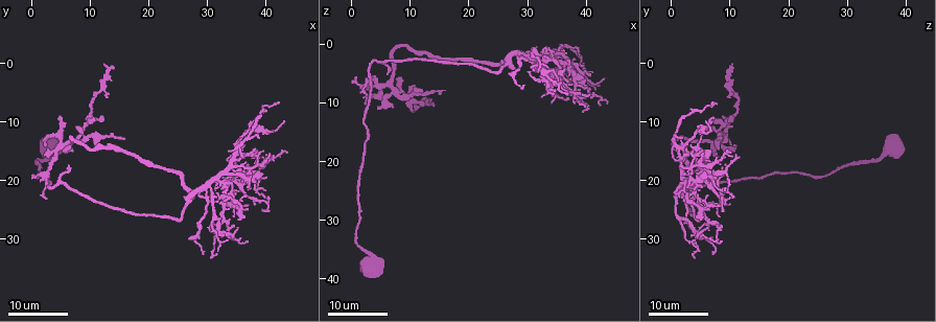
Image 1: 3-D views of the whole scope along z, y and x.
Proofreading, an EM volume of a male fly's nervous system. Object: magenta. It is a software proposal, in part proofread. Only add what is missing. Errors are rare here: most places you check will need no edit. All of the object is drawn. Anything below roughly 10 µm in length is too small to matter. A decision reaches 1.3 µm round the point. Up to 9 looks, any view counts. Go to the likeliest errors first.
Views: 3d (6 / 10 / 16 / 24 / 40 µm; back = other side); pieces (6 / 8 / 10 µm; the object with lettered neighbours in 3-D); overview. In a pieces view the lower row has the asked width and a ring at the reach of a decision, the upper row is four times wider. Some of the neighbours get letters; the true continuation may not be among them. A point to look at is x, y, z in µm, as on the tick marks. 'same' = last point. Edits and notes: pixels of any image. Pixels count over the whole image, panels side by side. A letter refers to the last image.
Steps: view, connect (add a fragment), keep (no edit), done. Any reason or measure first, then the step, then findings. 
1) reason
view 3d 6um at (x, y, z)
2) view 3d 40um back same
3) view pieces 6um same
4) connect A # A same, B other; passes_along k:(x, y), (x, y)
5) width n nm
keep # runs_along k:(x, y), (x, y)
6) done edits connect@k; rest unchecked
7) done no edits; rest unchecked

an open end
view 3d 24um at (42.0, 7.0, 7.0)

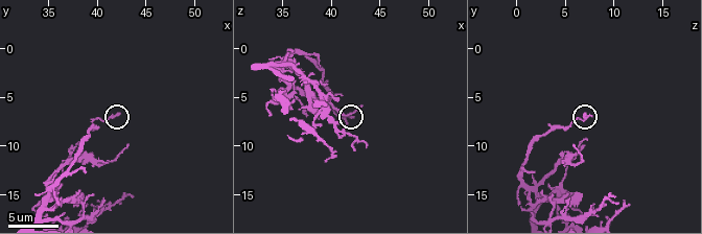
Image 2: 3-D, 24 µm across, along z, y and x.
view pieces 6um at (42.0, 6.8, 7.2)

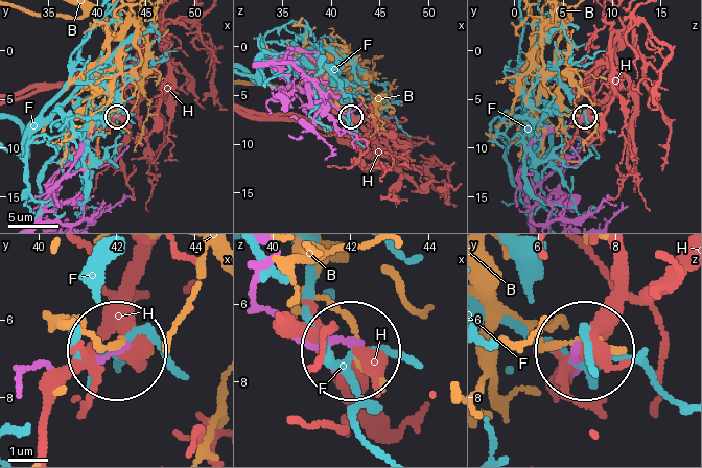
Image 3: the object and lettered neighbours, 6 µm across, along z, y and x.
keep # B other, F other, H other; none of them fits

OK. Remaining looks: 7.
thin end
view 3d 16um at (2.5, 23.0, 8.5)

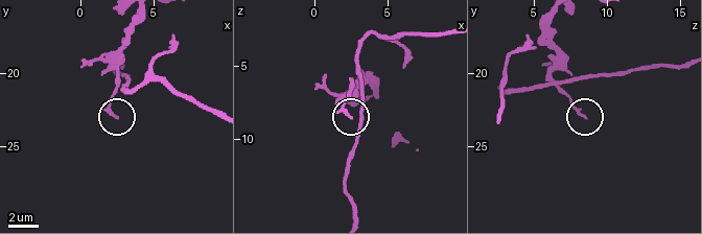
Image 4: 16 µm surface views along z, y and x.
view pieces 8um at (2.4, 23.0, 8.4)

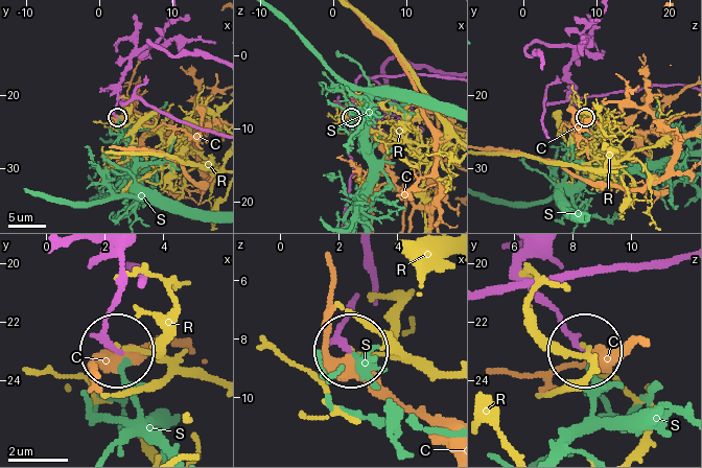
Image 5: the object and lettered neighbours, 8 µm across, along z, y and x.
keep # C other, R other, S other; runs_along 5:(126, 262), (143, 277), (109, 314), (111, 349); none of them fits

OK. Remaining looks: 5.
an open end
view 3d 16um at (6.0, 17.5, 4.5)

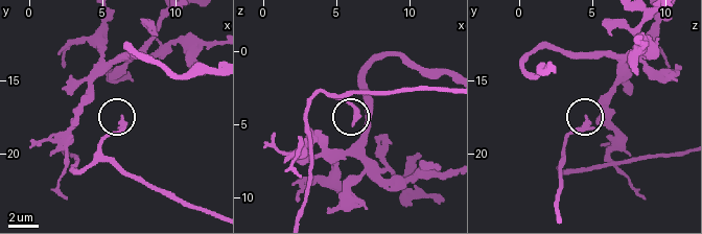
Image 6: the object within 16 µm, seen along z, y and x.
view pieces 10um at (6.4, 17.6, 4.8)

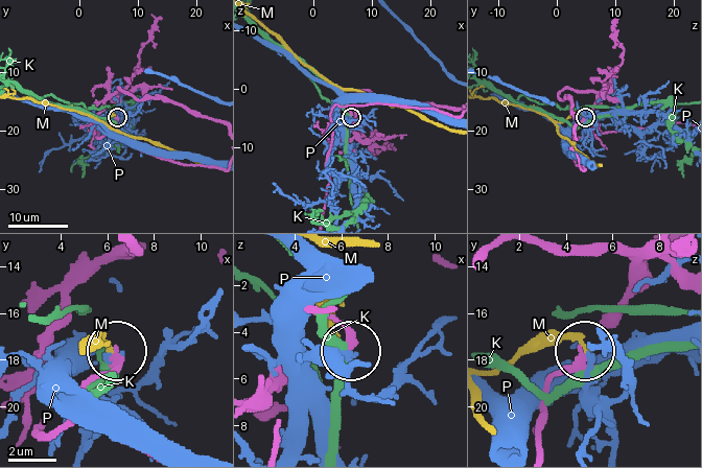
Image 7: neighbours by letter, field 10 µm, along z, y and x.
keep # K other, M other, P other; runs_along 7:(45, 418), (39, 429), (56, 429), (117, 354); none of them fits

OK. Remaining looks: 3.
free end
view 3d 16um at (5.0, 9.5, 9.0)

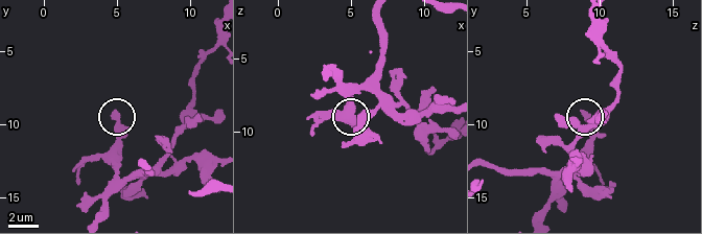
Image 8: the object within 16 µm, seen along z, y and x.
see the neighbours
view pieces 6um at (5.0, 9.0, 9.0)

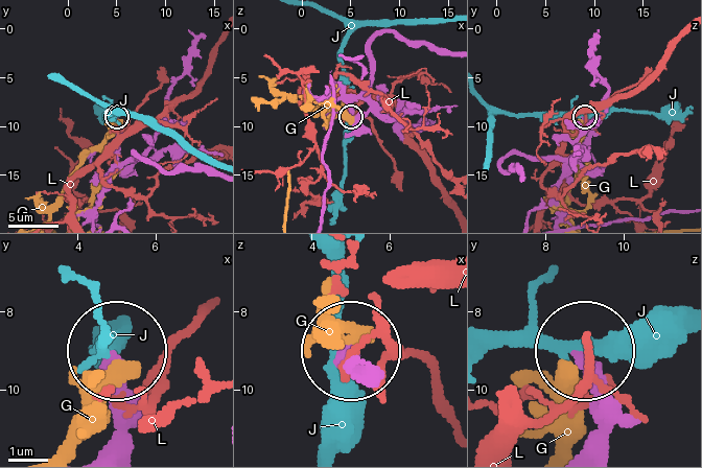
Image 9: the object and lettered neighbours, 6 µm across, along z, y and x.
keep # G other, J other, L other; none of them fits

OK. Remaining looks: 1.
done no edits; rest unchecked

